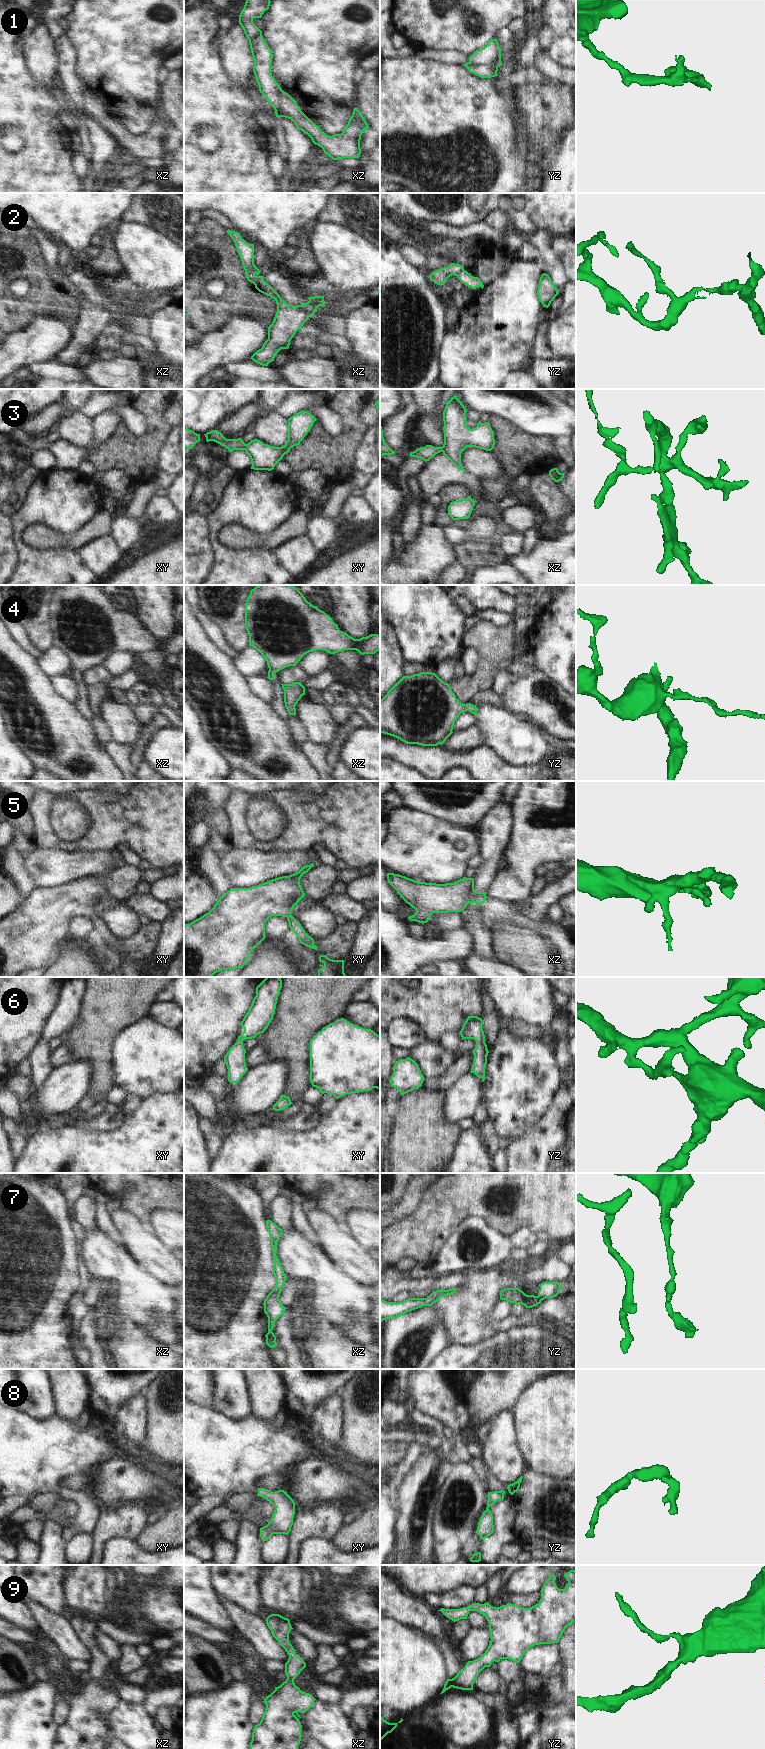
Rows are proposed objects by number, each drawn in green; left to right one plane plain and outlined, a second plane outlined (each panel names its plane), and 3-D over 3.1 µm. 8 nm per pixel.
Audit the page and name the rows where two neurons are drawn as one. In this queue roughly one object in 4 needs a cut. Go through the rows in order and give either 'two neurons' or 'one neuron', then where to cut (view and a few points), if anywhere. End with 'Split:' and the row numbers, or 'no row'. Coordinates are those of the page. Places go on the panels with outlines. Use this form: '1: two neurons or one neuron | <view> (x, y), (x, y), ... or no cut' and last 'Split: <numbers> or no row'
1: two neurons | xz (280, 88), (277, 104), (278, 116)
2: two neurons | xz (245, 270), (254, 275)
3: one neuron | no cut
4: one neuron | no cut
5: one neuron | no cut
6: one neuron | no cut
7: two neurons | yz (537, 1296), (541, 1300)
8: one neuron | no cut
9: one neuron | no cut
Split: 1, 2, 7

